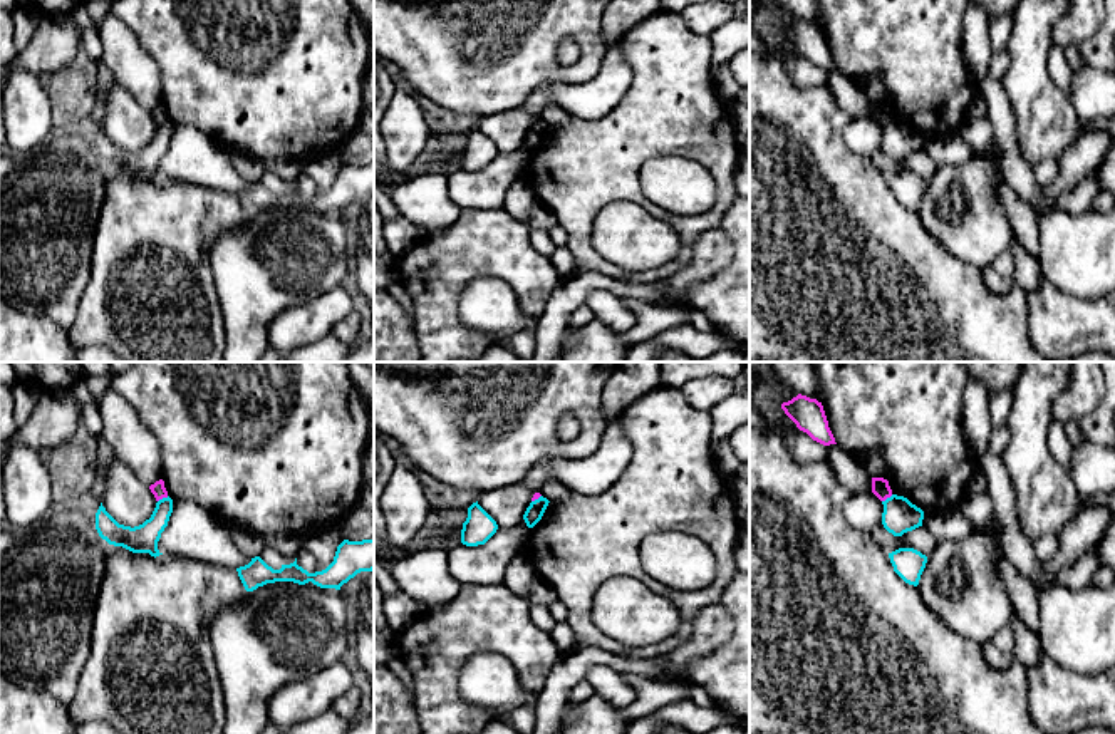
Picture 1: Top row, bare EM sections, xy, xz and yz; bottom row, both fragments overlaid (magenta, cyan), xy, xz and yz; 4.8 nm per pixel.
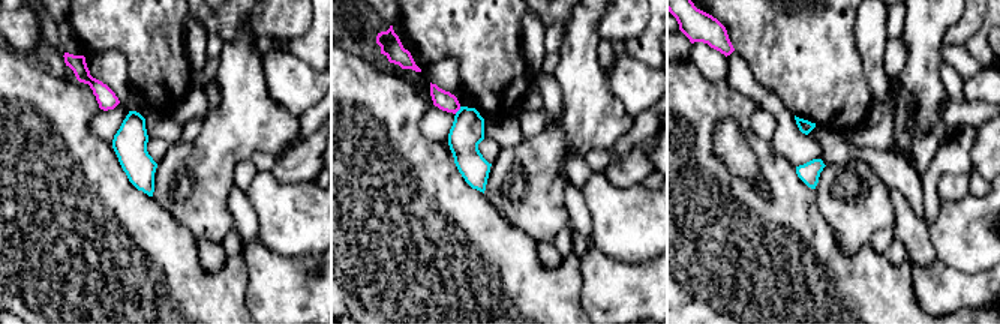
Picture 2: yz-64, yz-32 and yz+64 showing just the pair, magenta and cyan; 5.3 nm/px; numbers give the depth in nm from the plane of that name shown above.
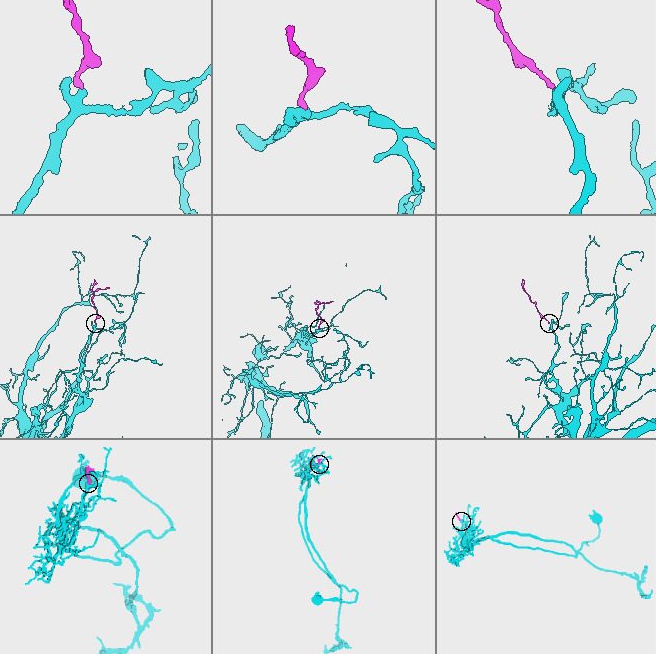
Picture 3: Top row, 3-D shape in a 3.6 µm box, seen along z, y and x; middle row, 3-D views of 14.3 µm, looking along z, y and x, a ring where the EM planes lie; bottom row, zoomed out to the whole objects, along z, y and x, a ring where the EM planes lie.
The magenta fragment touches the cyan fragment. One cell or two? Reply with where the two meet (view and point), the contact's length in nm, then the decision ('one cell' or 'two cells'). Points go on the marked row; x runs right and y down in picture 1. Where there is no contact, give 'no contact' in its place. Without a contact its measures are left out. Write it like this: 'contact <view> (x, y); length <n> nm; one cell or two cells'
contact xy (163, 496); length 60 nm; two cells

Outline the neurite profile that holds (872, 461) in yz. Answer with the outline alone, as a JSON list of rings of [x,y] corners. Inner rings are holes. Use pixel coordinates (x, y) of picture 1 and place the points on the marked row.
[[[870,449],[862,459],[862,466],[872,478],[882,478],[885,474],[885,463],[877,449]]]

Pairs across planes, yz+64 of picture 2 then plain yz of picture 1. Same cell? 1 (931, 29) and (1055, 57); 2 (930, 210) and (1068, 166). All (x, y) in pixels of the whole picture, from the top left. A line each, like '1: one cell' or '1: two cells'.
1: two cells
2: one cell

